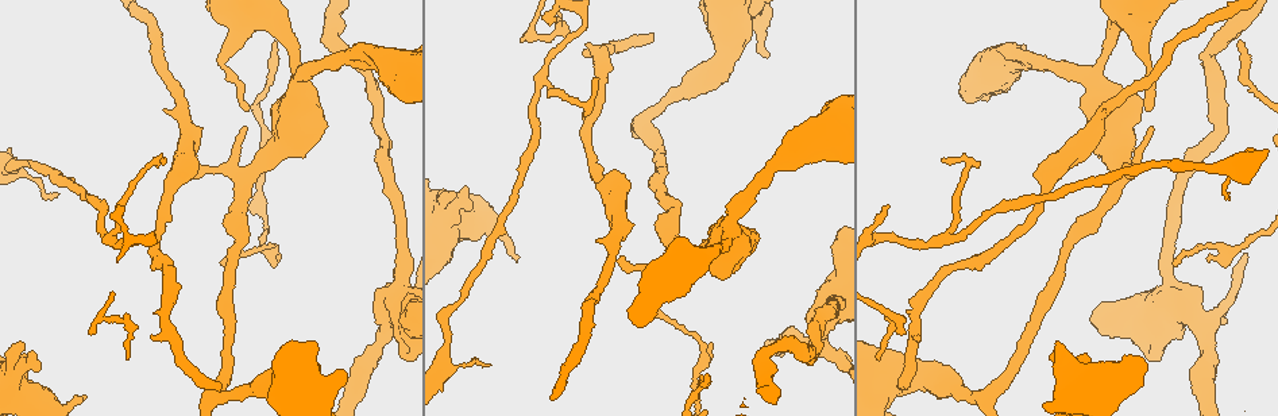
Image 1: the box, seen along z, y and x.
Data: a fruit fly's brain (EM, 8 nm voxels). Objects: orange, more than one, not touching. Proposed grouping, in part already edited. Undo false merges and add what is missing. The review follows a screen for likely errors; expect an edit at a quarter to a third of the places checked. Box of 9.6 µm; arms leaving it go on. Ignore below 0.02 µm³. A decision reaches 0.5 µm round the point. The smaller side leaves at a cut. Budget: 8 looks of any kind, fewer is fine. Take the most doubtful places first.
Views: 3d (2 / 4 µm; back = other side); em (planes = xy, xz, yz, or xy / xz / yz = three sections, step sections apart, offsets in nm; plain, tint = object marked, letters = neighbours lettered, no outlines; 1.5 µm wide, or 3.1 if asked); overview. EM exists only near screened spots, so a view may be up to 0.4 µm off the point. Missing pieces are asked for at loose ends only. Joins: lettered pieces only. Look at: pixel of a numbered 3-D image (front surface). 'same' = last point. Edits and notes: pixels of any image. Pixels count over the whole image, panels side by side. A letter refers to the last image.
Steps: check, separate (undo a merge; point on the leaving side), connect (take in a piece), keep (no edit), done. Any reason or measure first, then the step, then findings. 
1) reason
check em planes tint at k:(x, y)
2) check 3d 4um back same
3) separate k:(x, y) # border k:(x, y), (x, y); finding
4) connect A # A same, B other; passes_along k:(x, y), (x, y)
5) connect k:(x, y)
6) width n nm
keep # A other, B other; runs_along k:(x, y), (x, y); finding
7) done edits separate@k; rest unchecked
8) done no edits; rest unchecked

an open end
check em planes letters at 1:(84, 395)

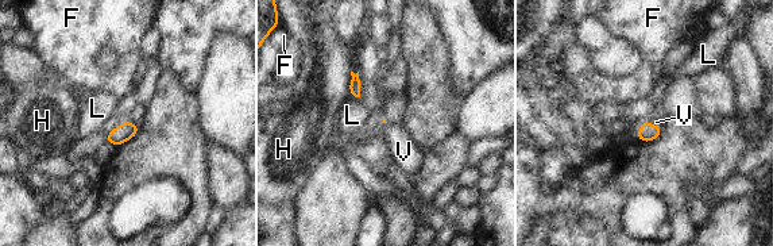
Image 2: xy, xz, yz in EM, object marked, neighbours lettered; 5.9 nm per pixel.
longest_contact V 110 nm
connect V # F other, H other, L other, V same; passes_along 2:(648, 131), (652, 125), (656, 122); the neuron continues

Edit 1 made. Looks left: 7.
tapers out
check em yz step 8 tint at 1:(56, 193)

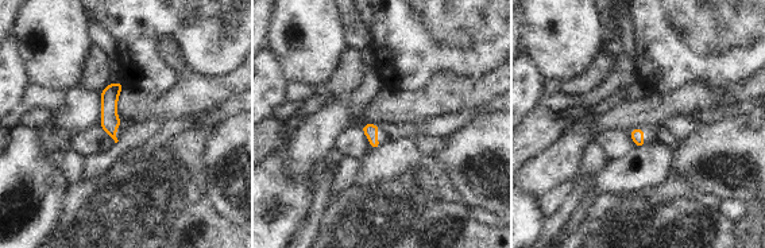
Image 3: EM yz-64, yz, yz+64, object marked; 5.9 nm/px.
another direction
check em planes letters same

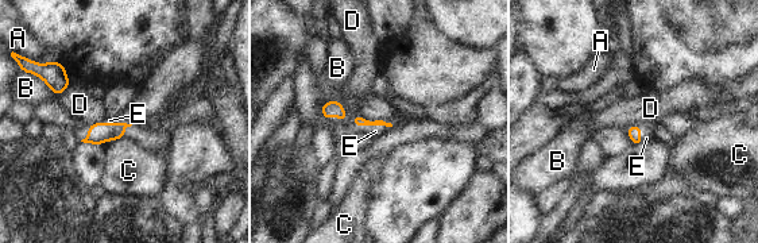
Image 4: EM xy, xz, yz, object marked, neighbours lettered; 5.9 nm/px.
connect E # A other, B other, C other, D other, E same; passes_along 4:(358, 120), (371, 124), (375, 131); it goes on there

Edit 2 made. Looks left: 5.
check overview

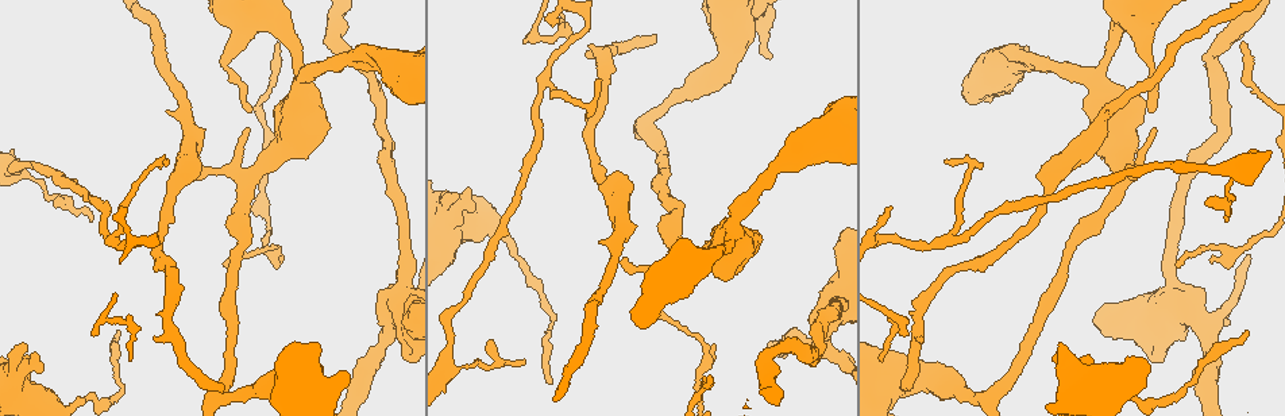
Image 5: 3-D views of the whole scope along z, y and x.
end of a long branch
check em planes plain at 5:(902, 387)

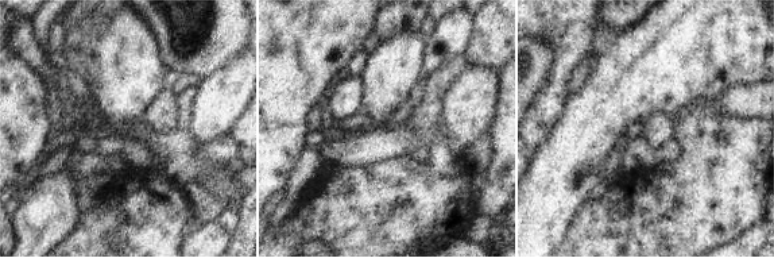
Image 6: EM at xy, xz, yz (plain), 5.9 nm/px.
check em planes letters same

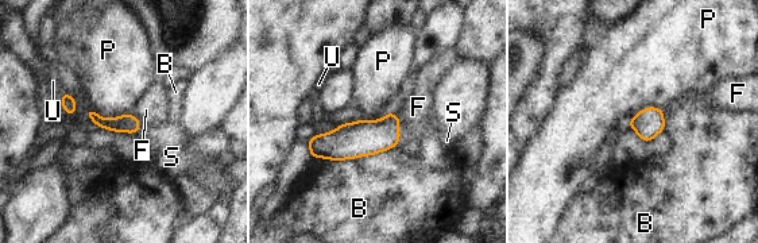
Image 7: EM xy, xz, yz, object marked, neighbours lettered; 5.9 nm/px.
connect S # B other, F other, P other, S same, U other; it goes on there

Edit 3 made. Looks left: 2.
done edits connect@2, connect@4, connect@7; rest unchecked

